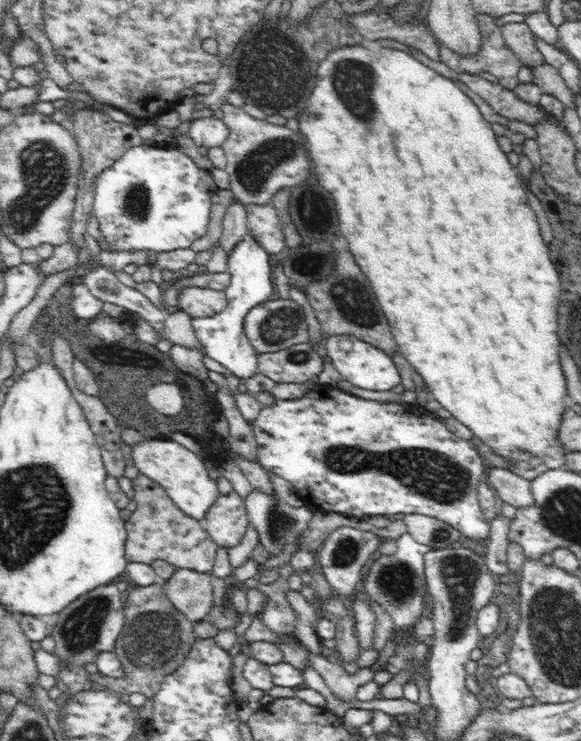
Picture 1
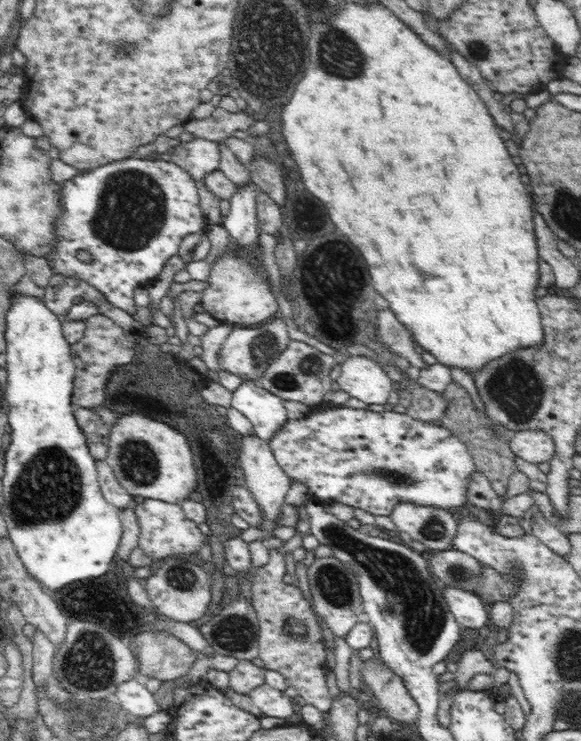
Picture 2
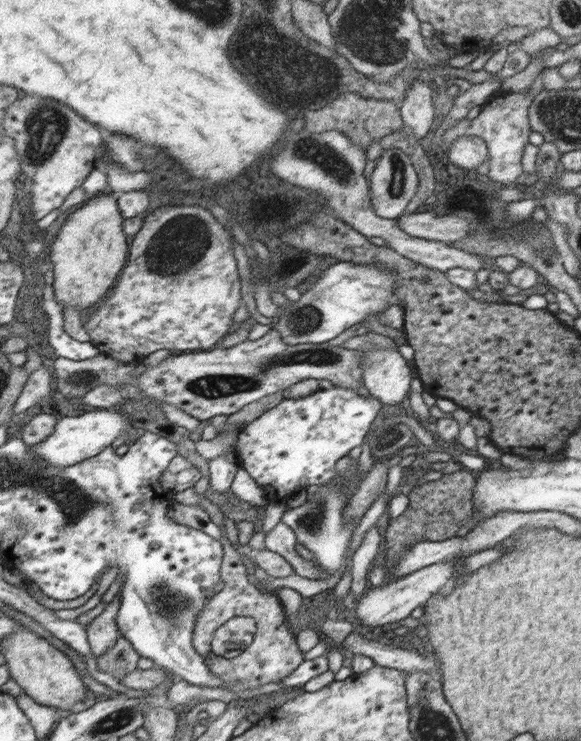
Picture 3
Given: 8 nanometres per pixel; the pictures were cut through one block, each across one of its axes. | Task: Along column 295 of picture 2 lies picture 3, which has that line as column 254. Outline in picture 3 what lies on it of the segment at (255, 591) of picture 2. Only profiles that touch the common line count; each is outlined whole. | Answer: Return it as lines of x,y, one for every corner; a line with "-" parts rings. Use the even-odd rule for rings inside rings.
250,581
245,588
225,587
211,598
196,617
192,644
211,674
218,675
226,683
228,690
237,692
276,682
296,669
304,660
305,654
298,649
295,637
288,629
286,611
277,596
258,590
257,584
-
235,616
254,618
257,626
255,638
244,652
235,657
219,657
211,647
213,636
221,624

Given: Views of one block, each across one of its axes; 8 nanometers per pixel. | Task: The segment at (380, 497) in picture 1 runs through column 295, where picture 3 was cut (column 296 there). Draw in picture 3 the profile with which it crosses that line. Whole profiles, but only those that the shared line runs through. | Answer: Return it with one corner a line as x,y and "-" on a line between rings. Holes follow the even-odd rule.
348,387
319,389
306,398
284,398
260,417
246,424
237,436
237,454
241,467
266,491
269,500
289,499
302,489
327,484
337,474
336,464
353,448
360,446
369,434
370,424
382,410
382,401
363,396

